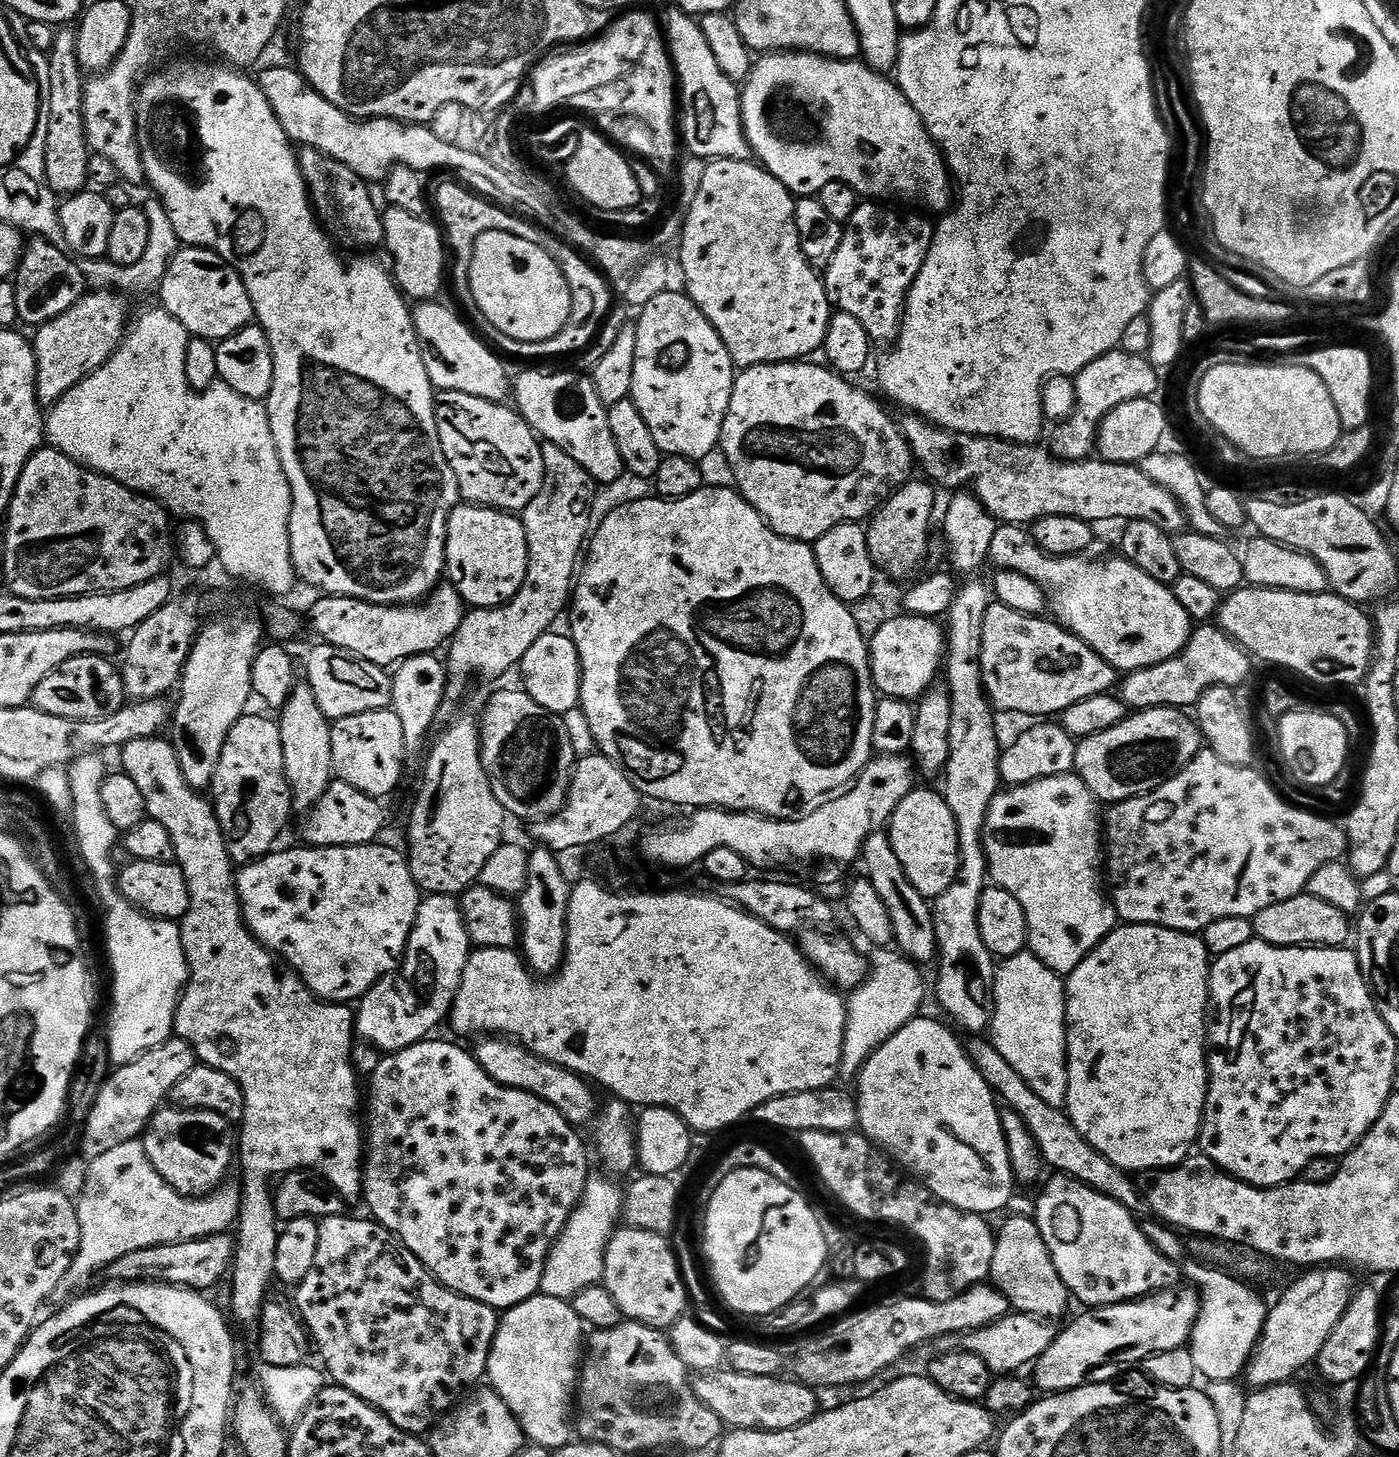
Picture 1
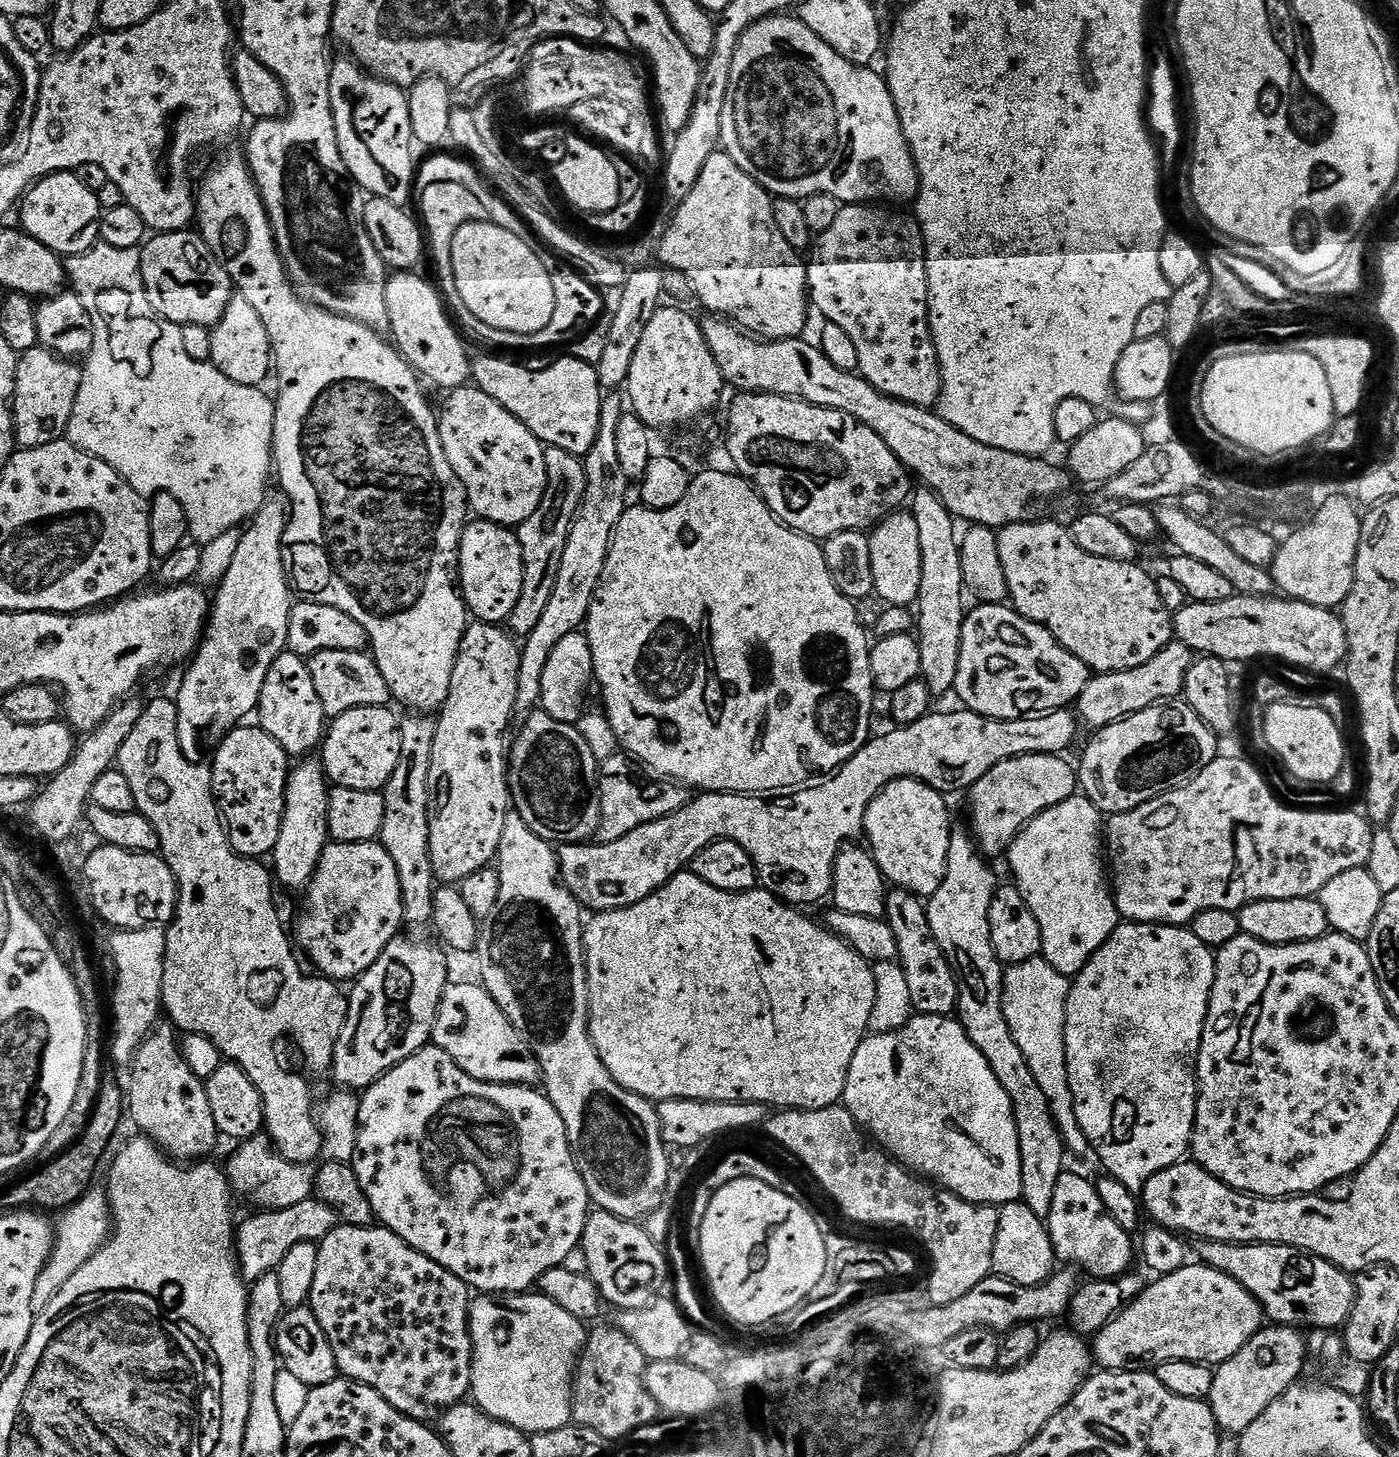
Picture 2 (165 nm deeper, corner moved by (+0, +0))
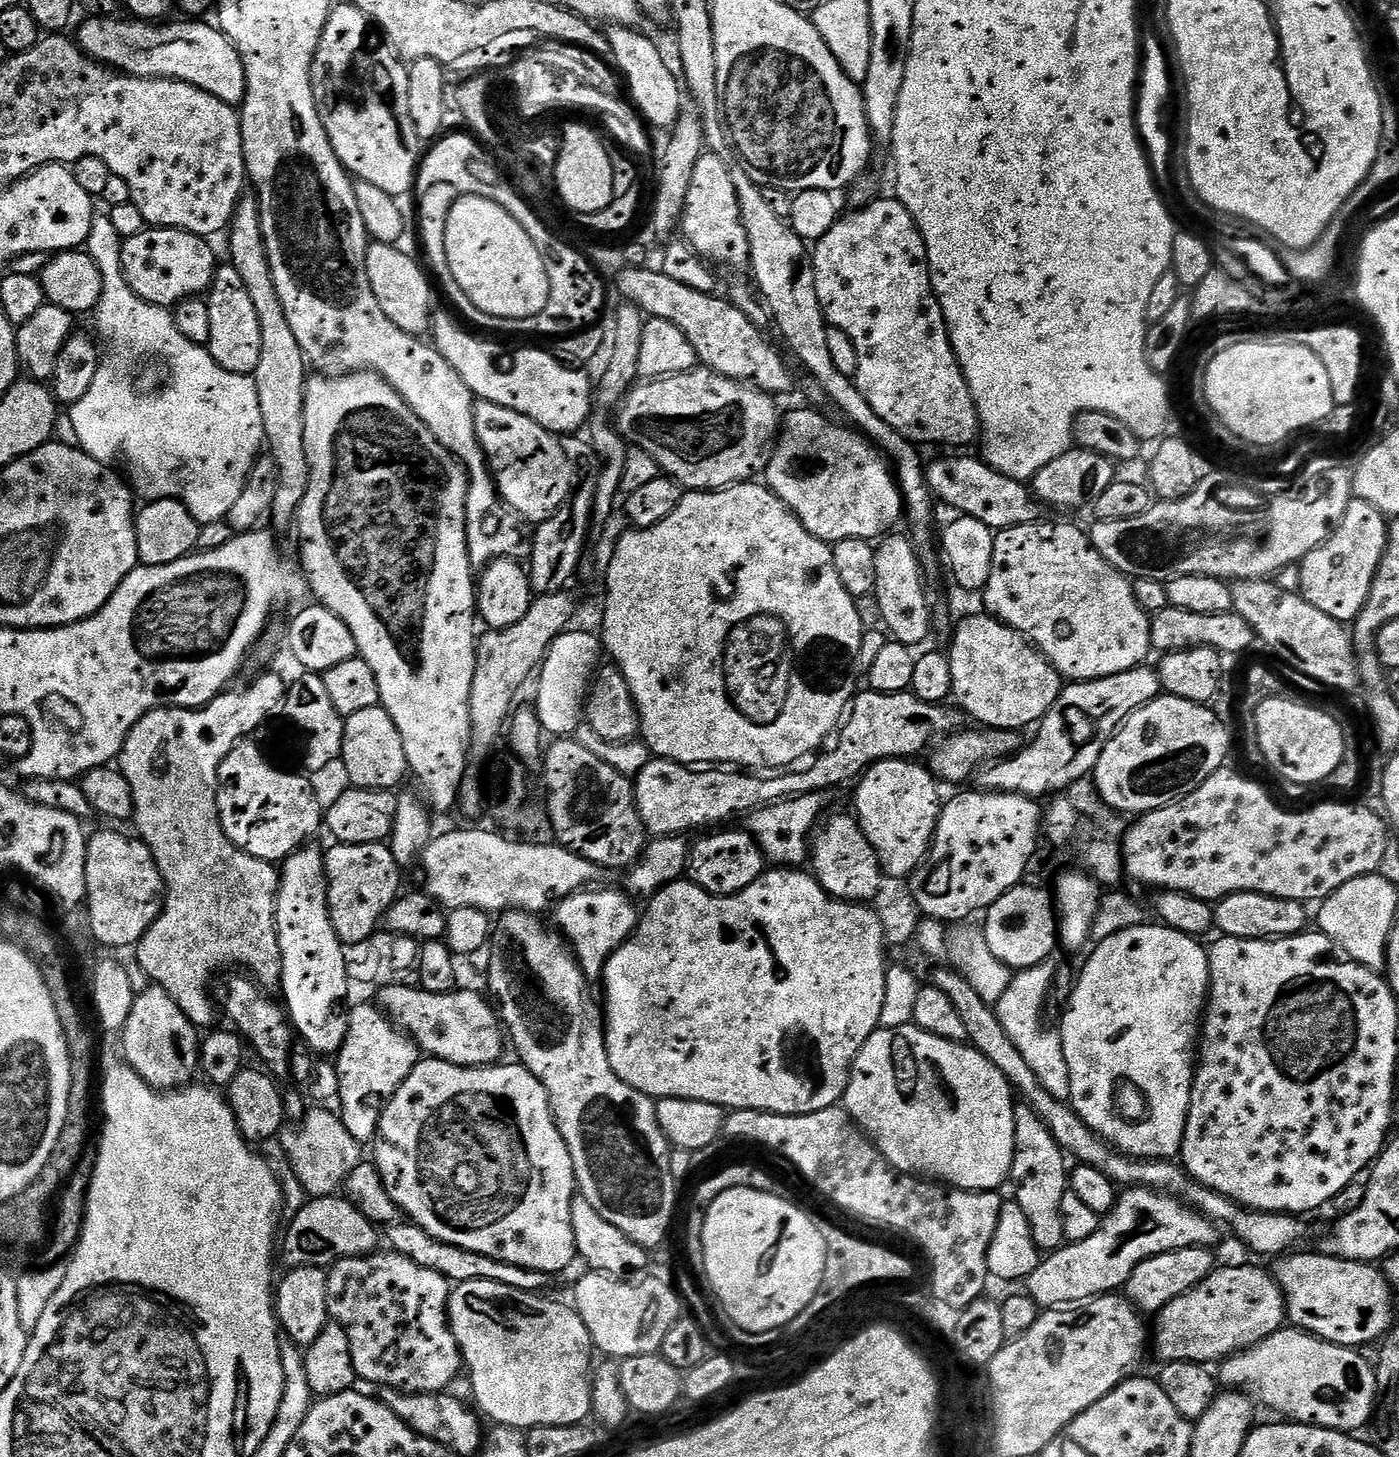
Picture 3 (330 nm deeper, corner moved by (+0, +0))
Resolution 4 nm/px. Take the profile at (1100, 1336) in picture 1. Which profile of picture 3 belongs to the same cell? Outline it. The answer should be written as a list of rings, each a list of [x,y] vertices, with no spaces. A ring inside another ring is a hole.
[[[1244,1264],[1241,1268],[1217,1267],[1198,1286],[1155,1313],[1154,1320],[1161,1361],[1189,1360],[1208,1366],[1211,1360],[1223,1362],[1280,1331],[1286,1324],[1286,1309],[1275,1275]]]

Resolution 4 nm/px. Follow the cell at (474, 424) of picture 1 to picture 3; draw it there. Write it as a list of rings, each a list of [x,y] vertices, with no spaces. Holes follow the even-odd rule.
[[[476,400],[474,430],[480,448],[484,451],[484,459],[495,479],[496,490],[500,493],[501,500],[517,517],[525,521],[528,519],[532,526],[545,524],[566,503],[574,487],[574,475],[572,476],[574,466],[564,457],[561,441],[553,433],[538,426],[538,422],[526,418],[526,414],[518,414],[506,406],[498,406],[489,400]]]

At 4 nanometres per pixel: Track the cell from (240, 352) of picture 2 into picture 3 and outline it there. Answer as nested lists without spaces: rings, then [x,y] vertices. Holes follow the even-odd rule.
[[[224,262],[217,267],[206,303],[210,310],[210,338],[206,347],[214,362],[234,374],[252,376],[258,366],[258,354],[262,354],[262,330],[258,326],[258,313],[254,311],[254,302],[250,302],[250,294],[246,294],[246,286],[232,263]]]

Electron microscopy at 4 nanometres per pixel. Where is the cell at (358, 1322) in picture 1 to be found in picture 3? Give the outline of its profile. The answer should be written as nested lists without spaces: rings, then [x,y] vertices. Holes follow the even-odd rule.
[[[377,1250],[371,1256],[355,1256],[340,1260],[327,1269],[326,1302],[328,1303],[329,1317],[342,1326],[346,1338],[350,1338],[350,1354],[354,1358],[354,1370],[361,1381],[376,1384],[380,1388],[396,1388],[399,1392],[417,1392],[418,1394],[434,1394],[435,1392],[449,1391],[456,1381],[461,1379],[462,1369],[465,1367],[464,1356],[460,1353],[458,1342],[454,1338],[452,1328],[448,1325],[448,1297],[450,1295],[450,1282],[438,1270],[426,1270],[426,1266],[418,1266],[418,1262],[410,1262],[402,1254],[391,1250]]]

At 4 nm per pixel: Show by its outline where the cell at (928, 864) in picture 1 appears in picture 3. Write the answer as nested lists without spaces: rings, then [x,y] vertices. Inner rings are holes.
[[[908,758],[880,760],[876,764],[871,764],[855,785],[857,788],[854,815],[859,820],[860,829],[866,834],[870,846],[874,846],[880,859],[880,867],[889,877],[911,877],[925,863],[936,833],[936,824],[940,821],[942,799],[940,800],[940,792],[936,789],[938,781],[925,765],[923,768],[916,763],[920,762],[913,762]]]

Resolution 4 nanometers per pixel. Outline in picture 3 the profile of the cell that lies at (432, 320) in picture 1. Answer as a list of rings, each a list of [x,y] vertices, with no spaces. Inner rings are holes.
[[[369,243],[366,254],[366,274],[370,278],[370,286],[374,290],[374,298],[378,298],[378,306],[382,306],[382,314],[411,336],[420,336],[430,328],[432,313],[432,288],[429,277],[403,252],[403,247],[395,244]]]

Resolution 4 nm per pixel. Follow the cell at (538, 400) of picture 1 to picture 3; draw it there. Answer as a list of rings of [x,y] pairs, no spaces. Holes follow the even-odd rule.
[[[480,338],[470,342],[470,368],[458,372],[458,378],[470,386],[473,397],[526,414],[526,418],[553,434],[576,434],[584,423],[584,427],[589,423],[592,404],[594,408],[594,380],[584,373],[587,371],[561,364],[551,351],[524,348],[516,356],[516,365],[509,372],[500,372],[491,350],[483,342]]]

